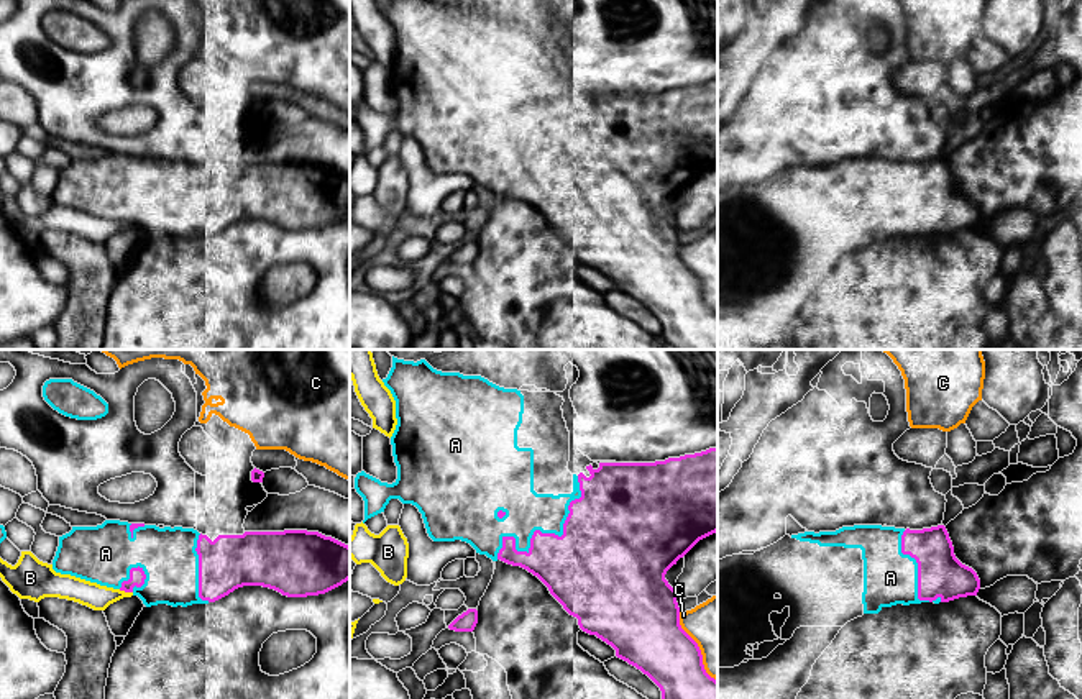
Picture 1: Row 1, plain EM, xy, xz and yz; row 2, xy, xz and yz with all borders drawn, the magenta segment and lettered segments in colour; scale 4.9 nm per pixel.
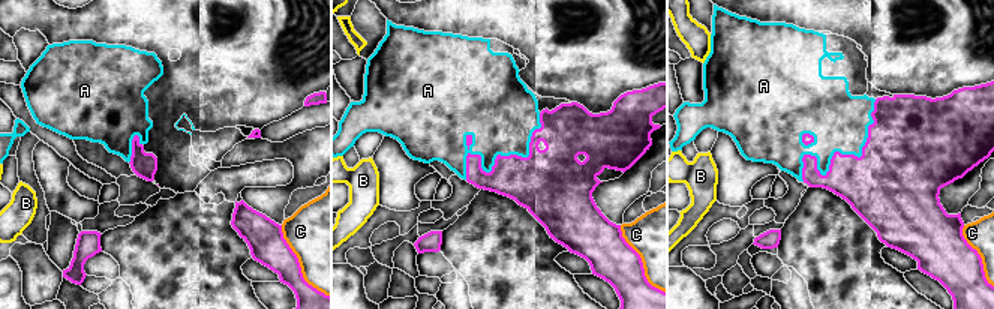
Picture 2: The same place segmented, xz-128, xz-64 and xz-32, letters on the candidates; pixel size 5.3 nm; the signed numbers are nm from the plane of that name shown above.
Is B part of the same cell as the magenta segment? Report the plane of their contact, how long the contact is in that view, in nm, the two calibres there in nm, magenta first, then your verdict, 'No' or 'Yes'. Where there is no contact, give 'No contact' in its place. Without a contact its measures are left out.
Touches magenta in xy. Shared border 70 nm. Thickness 80 nm (magenta) against 120 nm. No

